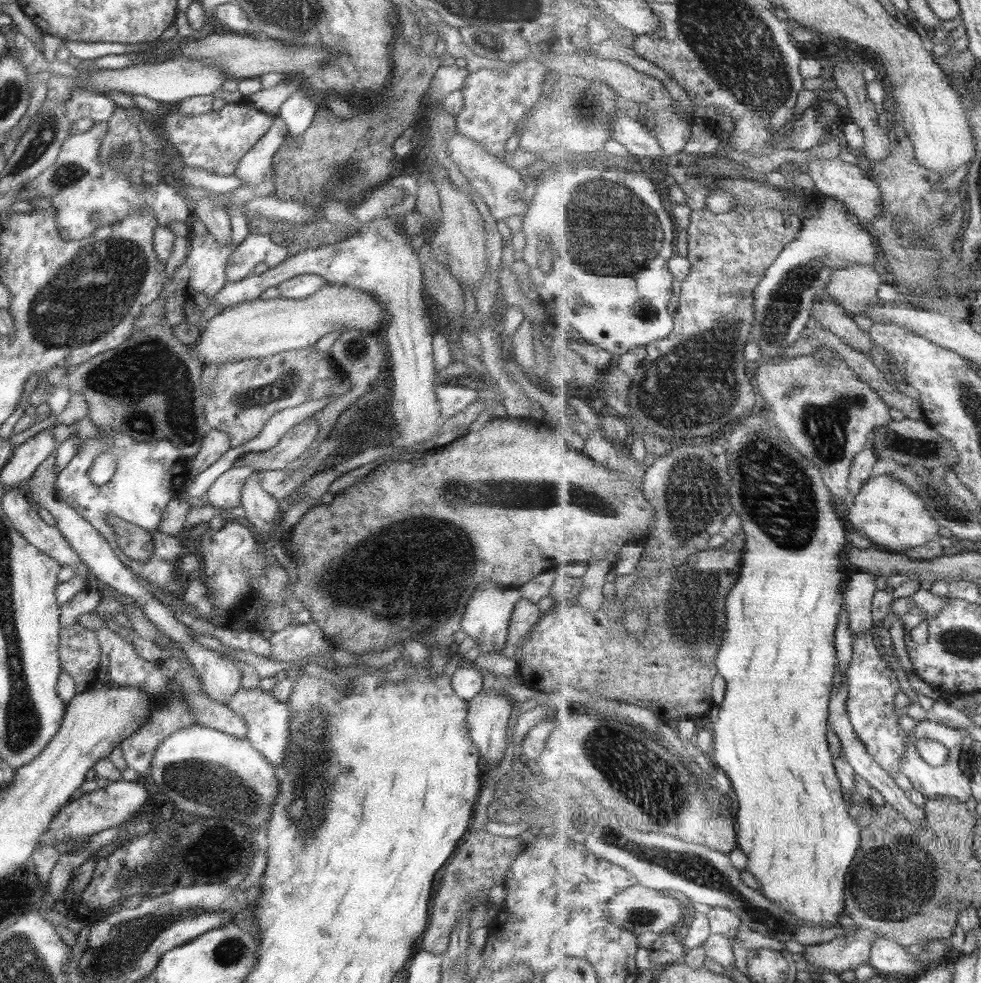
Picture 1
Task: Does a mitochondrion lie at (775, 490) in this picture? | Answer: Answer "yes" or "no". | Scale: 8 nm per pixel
yes

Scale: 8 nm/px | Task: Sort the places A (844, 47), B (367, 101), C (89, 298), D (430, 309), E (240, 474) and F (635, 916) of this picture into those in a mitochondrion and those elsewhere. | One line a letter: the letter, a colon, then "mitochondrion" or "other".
A: other
B: other
C: mitochondrion
D: other
E: other
F: mitochondrion

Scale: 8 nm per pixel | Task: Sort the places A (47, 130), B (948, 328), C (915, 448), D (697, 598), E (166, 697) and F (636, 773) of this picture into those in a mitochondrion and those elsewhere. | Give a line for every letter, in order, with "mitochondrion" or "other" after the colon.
A: mitochondrion
B: other
C: mitochondrion
D: mitochondrion
E: mitochondrion
F: mitochondrion

